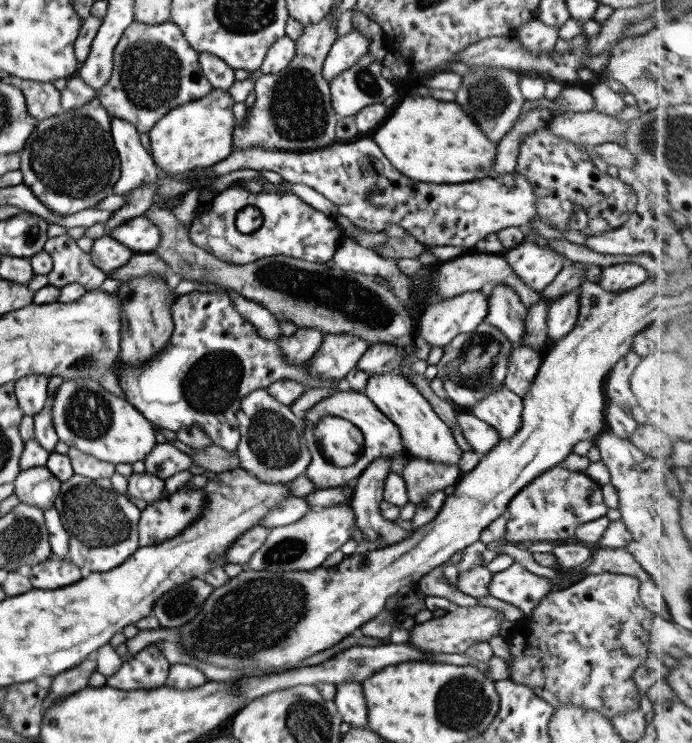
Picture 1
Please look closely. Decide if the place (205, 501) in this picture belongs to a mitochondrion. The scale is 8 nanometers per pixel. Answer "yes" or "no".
no

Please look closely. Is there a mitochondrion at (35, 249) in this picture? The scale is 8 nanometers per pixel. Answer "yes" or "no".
no

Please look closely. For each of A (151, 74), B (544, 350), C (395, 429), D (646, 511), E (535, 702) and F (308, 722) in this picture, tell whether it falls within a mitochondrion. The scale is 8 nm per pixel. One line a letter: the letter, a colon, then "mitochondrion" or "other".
A: mitochondrion
B: other
C: other
D: other
E: other
F: mitochondrion

